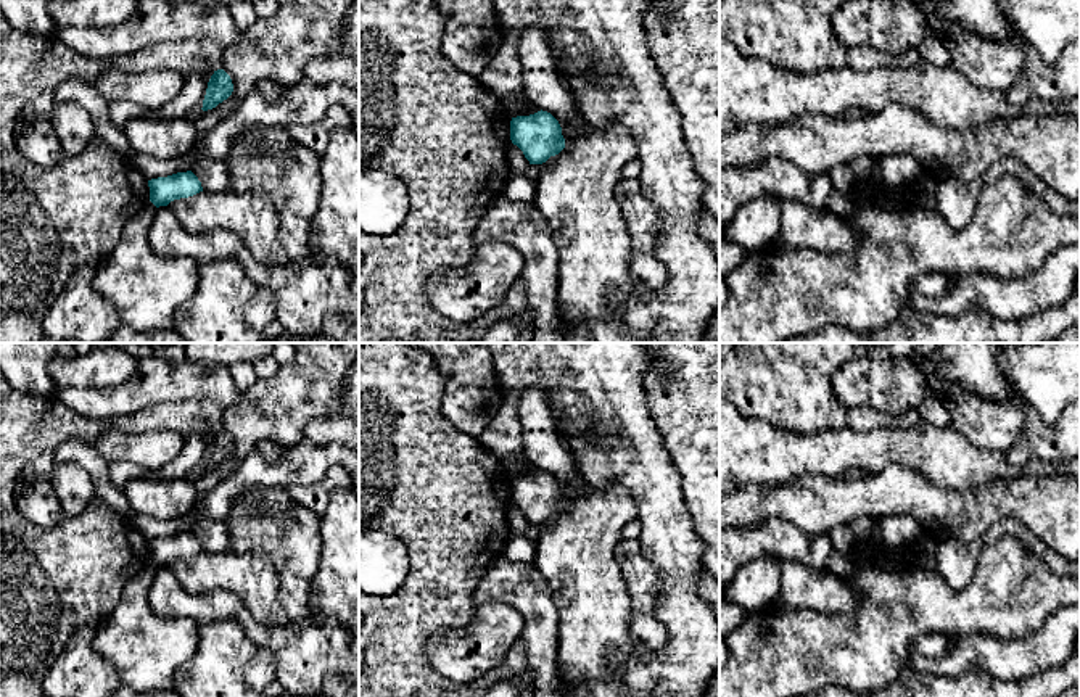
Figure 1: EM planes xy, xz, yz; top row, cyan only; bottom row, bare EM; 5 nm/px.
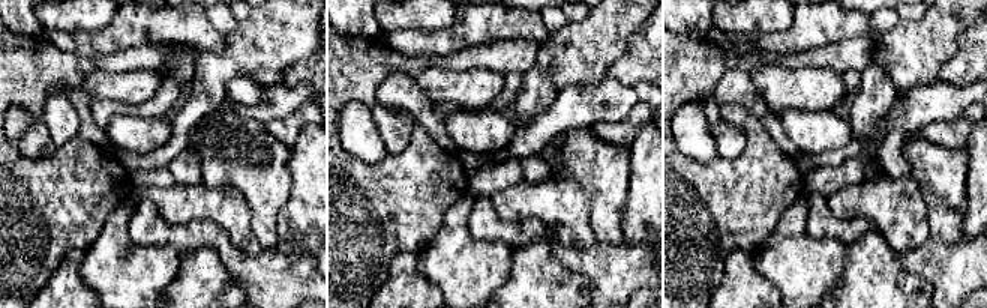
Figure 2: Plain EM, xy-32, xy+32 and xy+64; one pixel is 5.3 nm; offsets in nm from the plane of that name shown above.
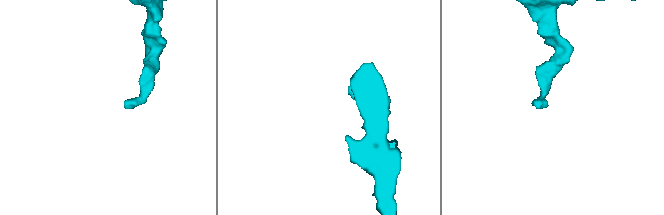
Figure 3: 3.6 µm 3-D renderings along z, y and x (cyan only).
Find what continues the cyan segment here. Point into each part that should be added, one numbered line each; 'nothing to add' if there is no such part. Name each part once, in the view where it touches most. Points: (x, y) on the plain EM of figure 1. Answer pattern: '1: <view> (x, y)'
nothing to add

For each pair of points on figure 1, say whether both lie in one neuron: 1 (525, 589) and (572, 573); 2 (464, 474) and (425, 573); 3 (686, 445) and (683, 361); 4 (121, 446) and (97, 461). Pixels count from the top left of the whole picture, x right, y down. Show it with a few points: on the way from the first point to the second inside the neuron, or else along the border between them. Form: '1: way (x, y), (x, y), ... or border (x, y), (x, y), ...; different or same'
1: border (533, 565), (551, 591), (557, 618); different
2: way (451, 498), (449, 549); same
3: way (686, 424), (686, 382); same
4: border (95, 448), (108, 462); different

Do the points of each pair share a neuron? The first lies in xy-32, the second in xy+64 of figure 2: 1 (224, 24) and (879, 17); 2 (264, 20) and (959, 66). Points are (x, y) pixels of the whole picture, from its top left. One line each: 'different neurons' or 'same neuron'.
1: same neuron
2: different neurons

